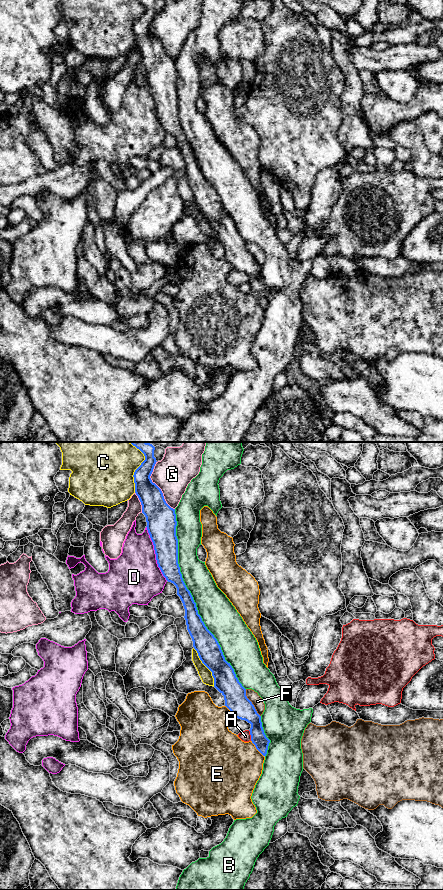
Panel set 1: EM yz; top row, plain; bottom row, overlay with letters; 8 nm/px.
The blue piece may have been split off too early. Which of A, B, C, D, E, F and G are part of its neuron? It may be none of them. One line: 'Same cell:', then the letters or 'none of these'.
Same cell: none of these

